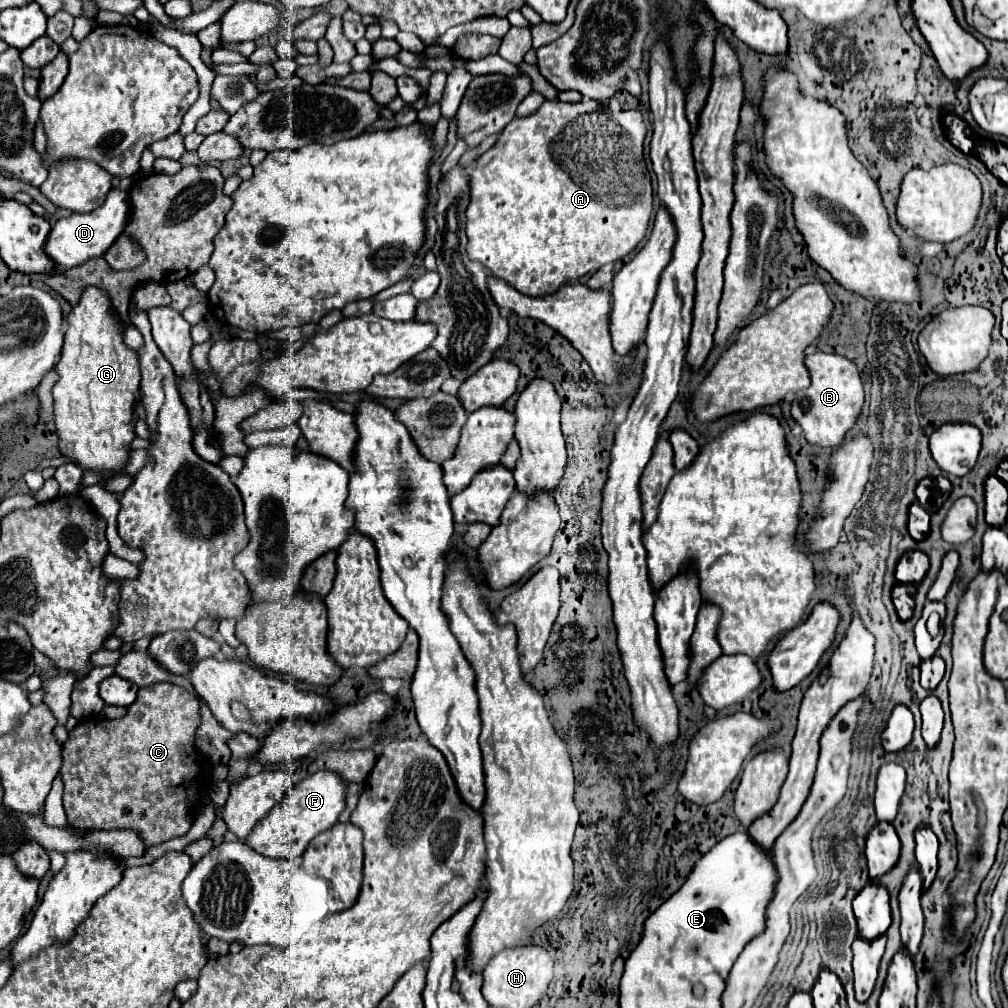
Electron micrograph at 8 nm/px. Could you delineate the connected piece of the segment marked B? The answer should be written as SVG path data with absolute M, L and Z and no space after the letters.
M810 353L806 355L806 365L810 369L812 385L794 395L792 417L804 429L806 439L818 447L838 447L844 443L846 433L856 425L862 405L864 405L864 387L854 361L842 355L830 353Z

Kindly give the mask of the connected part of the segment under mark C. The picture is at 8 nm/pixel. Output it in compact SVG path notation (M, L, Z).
M154 683L138 691L138 699L128 707L122 719L80 721L62 749L62 781L64 809L68 823L78 829L130 829L138 831L146 849L168 839L182 837L192 827L190 789L208 789L214 765L196 747L196 731L200 719L200 697L176 683Z

